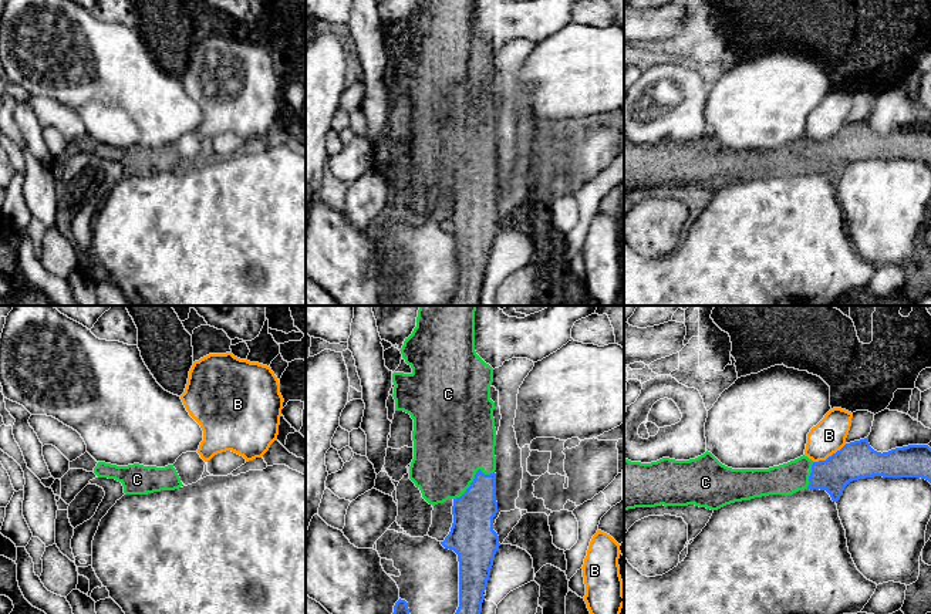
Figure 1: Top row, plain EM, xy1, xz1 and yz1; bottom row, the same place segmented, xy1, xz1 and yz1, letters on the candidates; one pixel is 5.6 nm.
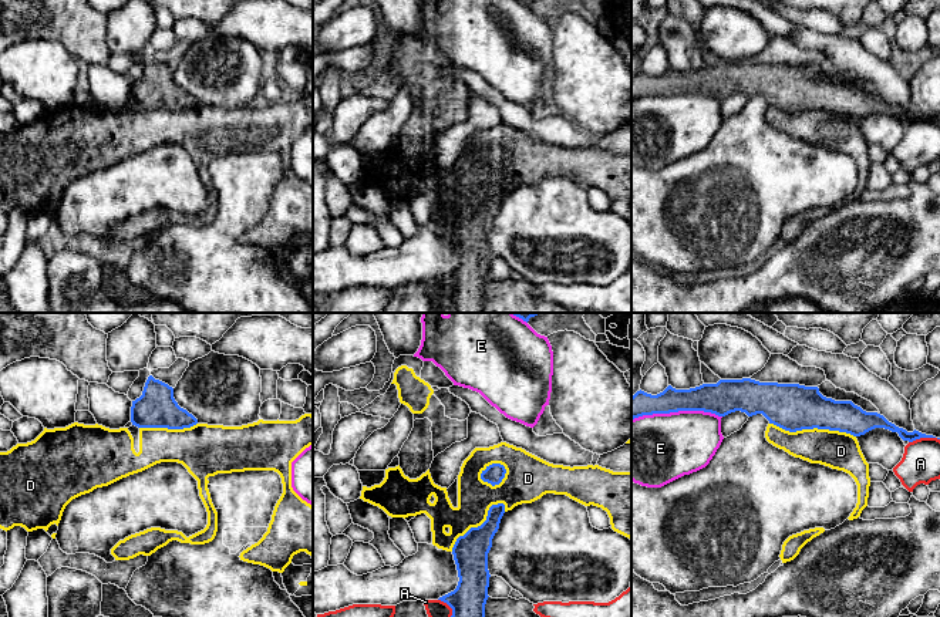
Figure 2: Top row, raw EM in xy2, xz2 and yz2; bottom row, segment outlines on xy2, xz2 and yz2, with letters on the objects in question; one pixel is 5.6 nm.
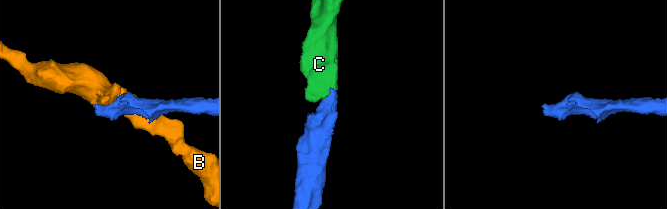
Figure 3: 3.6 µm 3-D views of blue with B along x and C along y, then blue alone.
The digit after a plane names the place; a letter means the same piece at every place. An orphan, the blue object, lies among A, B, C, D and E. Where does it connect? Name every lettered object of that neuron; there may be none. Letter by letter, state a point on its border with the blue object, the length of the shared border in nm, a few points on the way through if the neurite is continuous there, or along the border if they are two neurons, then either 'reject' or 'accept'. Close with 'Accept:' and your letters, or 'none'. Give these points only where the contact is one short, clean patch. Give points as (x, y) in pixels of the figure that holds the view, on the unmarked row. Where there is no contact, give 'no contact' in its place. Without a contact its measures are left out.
A: meets blue in yz2 at (923, 118); contact 180 nm long; border along yz2 (939, 121), (916, 120), (909, 124); reject
B: meets blue in yz1 at (829, 138); contact 220 nm long; border along yz1 (846, 125), (825, 141), (813, 144); reject
C: meets blue in xz1 at (474, 161); contact 280 nm long; runs through xz1 (474, 194), (474, 161), (452, 122); accept
D: meets blue in yz2 at (812, 110); contact 500 nm long; reject
E: meets blue in yz2 at (676, 93); contact 500 nm long; reject
Accept: C

